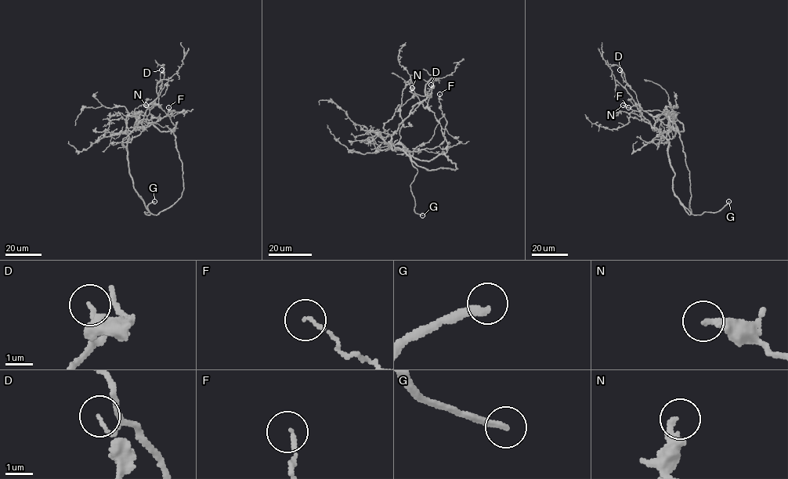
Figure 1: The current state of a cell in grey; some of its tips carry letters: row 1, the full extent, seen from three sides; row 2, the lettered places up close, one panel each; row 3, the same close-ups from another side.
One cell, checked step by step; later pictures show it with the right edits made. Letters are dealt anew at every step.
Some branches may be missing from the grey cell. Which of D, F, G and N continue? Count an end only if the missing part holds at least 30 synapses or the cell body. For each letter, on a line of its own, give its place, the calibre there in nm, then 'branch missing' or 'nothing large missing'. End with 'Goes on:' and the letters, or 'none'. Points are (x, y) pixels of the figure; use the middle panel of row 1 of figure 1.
D: at (431, 84); 120 nm thick; nothing large missing
F: at (439, 94); 100 nm thick; nothing large missing
G: at (422, 215); 220 nm thick; branch missing
N: at (412, 88); 260 nm thick; nothing large missing
Goes on: G

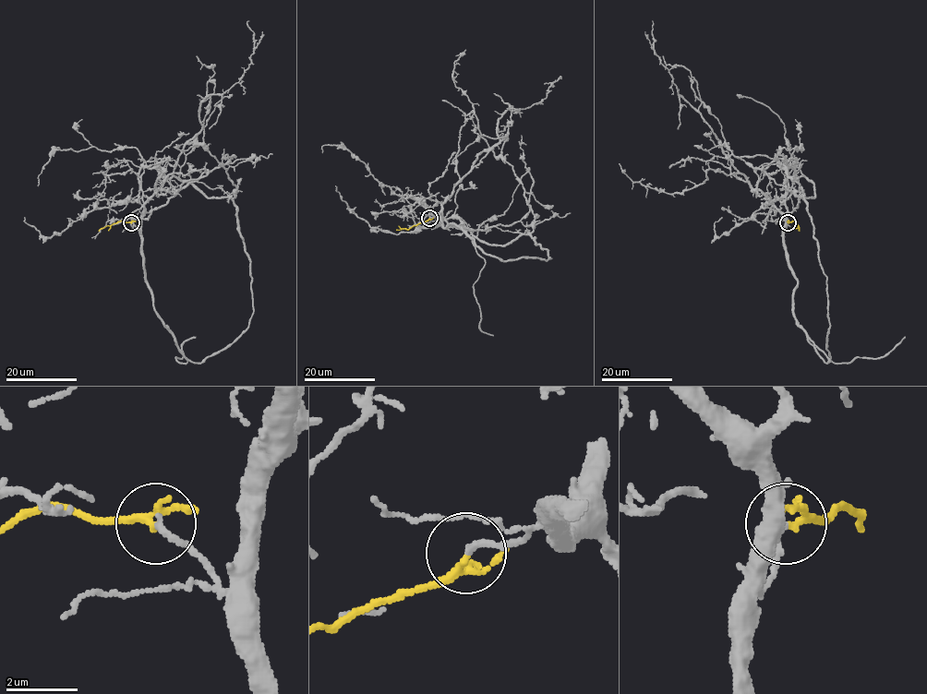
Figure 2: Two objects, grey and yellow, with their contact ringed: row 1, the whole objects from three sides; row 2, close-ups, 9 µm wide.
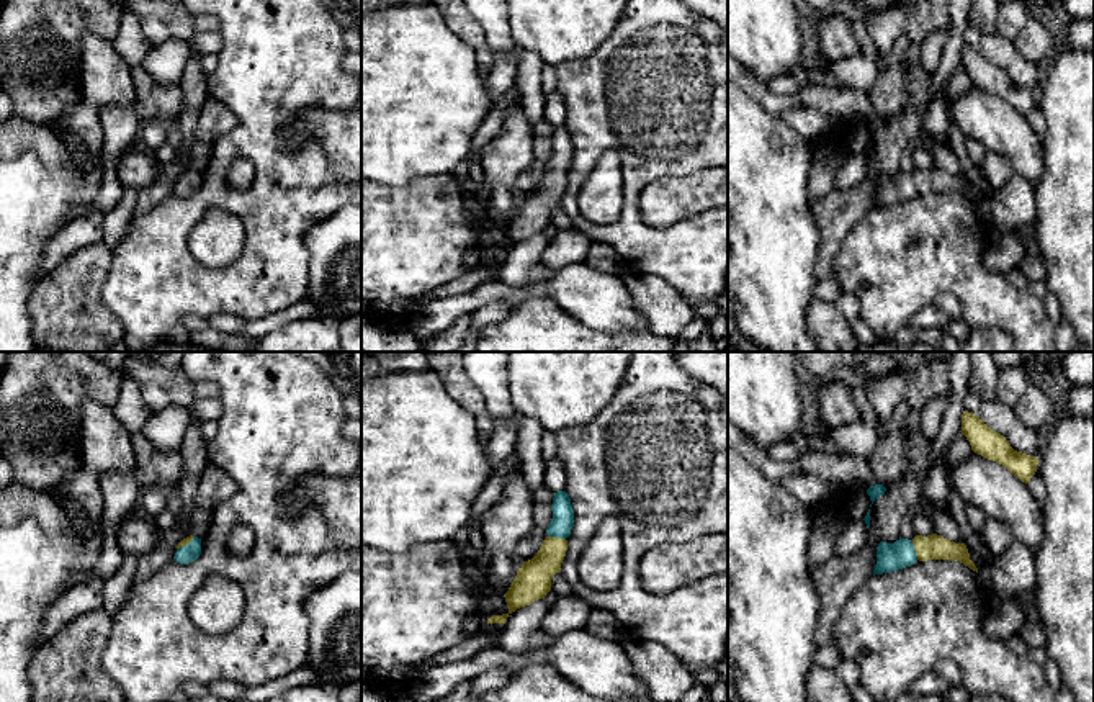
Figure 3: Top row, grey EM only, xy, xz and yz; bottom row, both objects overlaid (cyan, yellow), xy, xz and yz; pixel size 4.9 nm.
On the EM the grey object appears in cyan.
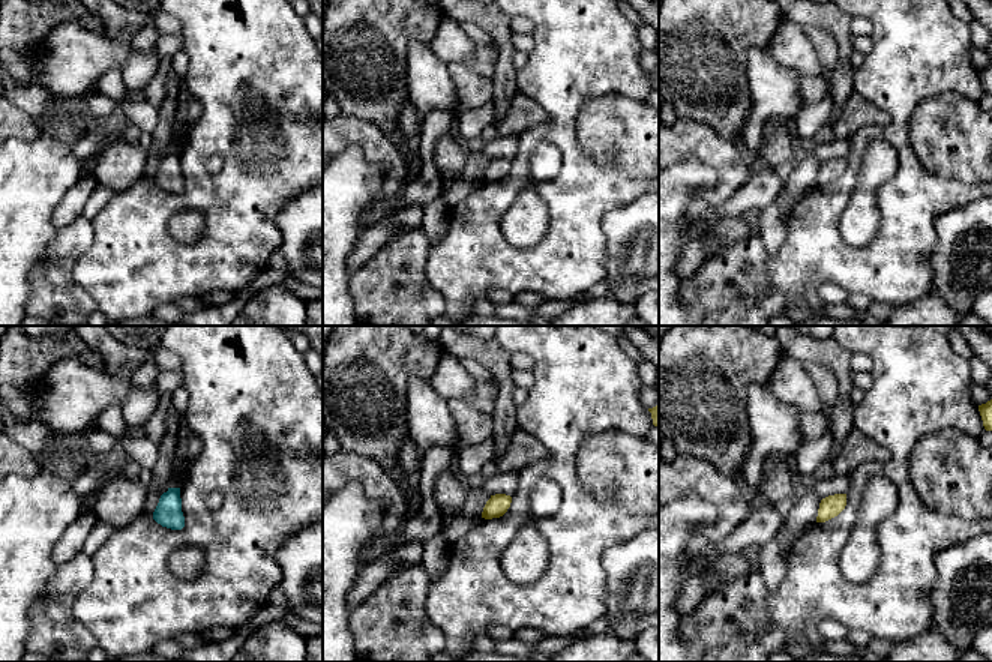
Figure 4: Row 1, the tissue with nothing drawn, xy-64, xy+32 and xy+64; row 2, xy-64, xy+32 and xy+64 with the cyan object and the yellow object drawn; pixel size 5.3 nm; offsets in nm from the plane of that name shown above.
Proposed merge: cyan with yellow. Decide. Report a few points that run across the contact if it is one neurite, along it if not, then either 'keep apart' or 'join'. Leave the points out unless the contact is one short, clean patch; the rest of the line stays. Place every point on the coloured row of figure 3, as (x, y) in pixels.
yz (890, 557), (914, 550), (932, 547) | join

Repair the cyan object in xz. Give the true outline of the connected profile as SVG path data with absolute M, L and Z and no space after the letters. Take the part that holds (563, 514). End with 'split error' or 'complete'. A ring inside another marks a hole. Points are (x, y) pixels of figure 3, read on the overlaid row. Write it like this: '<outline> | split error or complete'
M566 491L554 493L553 519L546 529L548 537L543 540L538 553L523 561L509 591L504 594L509 614L520 607L530 605L551 591L551 579L561 571L561 563L567 550L567 537L574 525L574 509Z | split error

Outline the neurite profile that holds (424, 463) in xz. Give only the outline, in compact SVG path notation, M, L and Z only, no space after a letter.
M433 370L383 373L374 380L361 383L361 543L389 553L402 553L417 543L430 543L435 540L451 540L455 533L471 525L471 511L476 497L484 484L492 478L492 466L487 455L487 443L478 434L474 416L461 407L446 393L442 378Z

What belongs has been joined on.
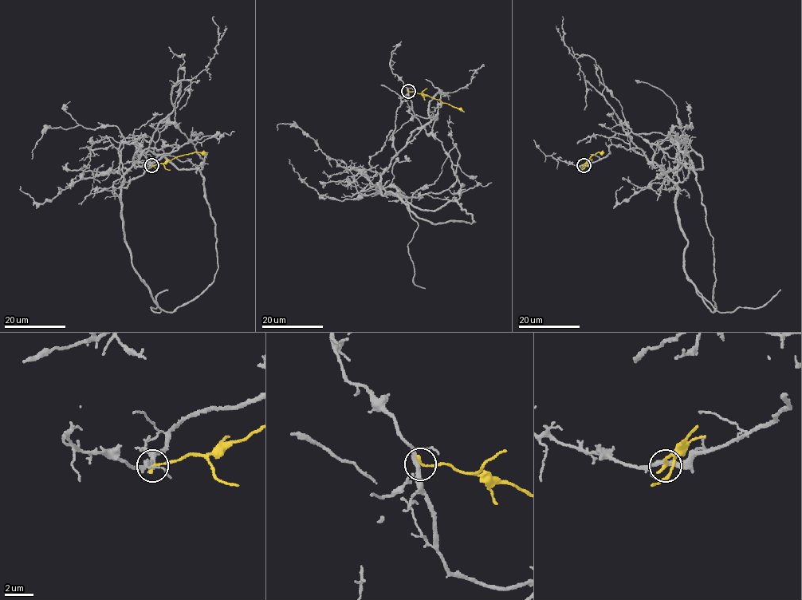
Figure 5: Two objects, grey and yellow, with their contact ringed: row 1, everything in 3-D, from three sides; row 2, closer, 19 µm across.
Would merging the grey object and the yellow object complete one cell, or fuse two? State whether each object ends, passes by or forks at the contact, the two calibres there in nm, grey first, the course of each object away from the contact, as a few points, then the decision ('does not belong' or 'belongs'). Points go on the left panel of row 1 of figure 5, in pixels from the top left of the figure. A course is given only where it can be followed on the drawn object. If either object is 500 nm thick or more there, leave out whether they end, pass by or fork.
grey passes by | yellow ends | 320/200 nm | grey via (151, 166), (178, 146), (147, 148), (123, 175), (122, 228), (155, 312), (167, 289) | yellow via (151, 166), (166, 163), (175, 157), (194, 151), (207, 152) | does not belong

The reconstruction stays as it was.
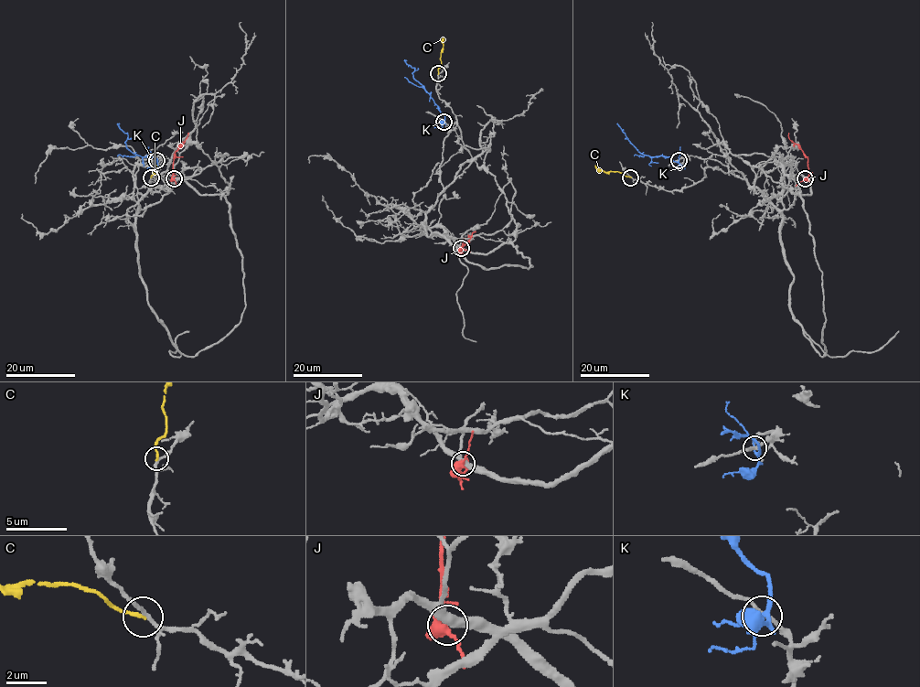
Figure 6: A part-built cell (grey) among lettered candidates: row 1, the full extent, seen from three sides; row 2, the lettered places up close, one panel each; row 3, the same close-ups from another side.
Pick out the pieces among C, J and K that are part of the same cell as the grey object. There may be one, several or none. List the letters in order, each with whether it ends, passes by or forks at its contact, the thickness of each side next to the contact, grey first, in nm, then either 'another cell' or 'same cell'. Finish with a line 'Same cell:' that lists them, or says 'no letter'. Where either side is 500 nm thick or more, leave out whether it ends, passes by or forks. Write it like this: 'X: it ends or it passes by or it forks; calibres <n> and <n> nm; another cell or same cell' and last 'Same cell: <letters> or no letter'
C: it ends; calibres 160 and 190 nm; another cell
J: it forks; calibres 400 and 380 nm; another cell
K: it forks; calibres 200 and 160 nm; another cell
Same cell: no letter

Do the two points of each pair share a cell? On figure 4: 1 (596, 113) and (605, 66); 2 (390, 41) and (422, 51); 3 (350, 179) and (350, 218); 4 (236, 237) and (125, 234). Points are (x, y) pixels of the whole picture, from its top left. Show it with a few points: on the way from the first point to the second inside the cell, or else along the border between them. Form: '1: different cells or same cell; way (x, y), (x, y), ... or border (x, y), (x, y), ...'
1: different cells; border (634, 99), (593, 98), (575, 123)
2: different cells; border (426, 42), (410, 42), (405, 81)
3: same cell; way (350, 188), (350, 209)
4: same cell; way (209, 255), (152, 255)

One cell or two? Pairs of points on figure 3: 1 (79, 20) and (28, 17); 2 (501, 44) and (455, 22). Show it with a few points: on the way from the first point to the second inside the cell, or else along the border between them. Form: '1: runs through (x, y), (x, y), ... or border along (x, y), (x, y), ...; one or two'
1: runs through (66, 17), (41, 17); one
2: border along (471, 17), (479, 25), (486, 44), (496, 58); two

